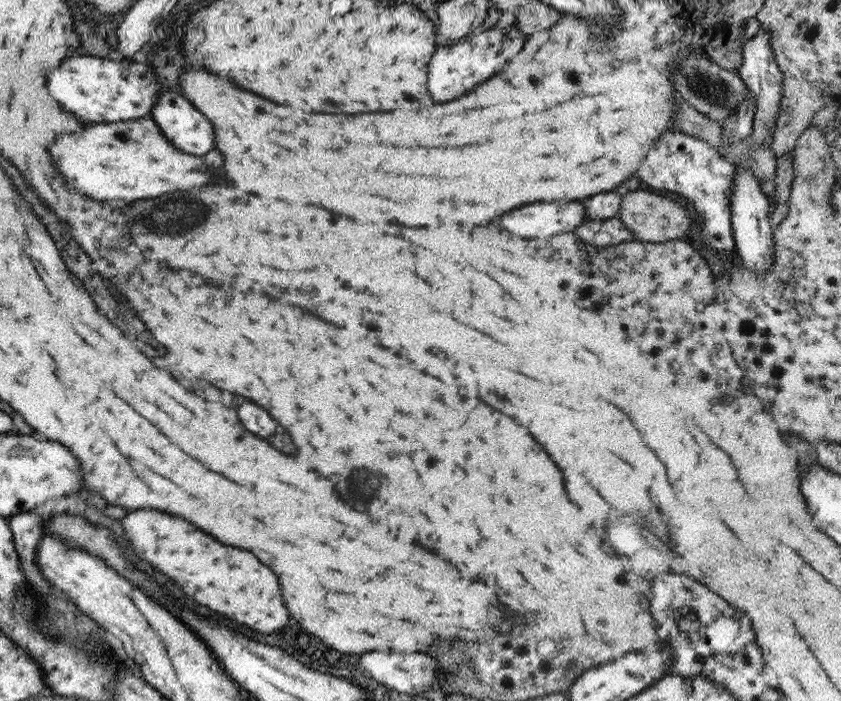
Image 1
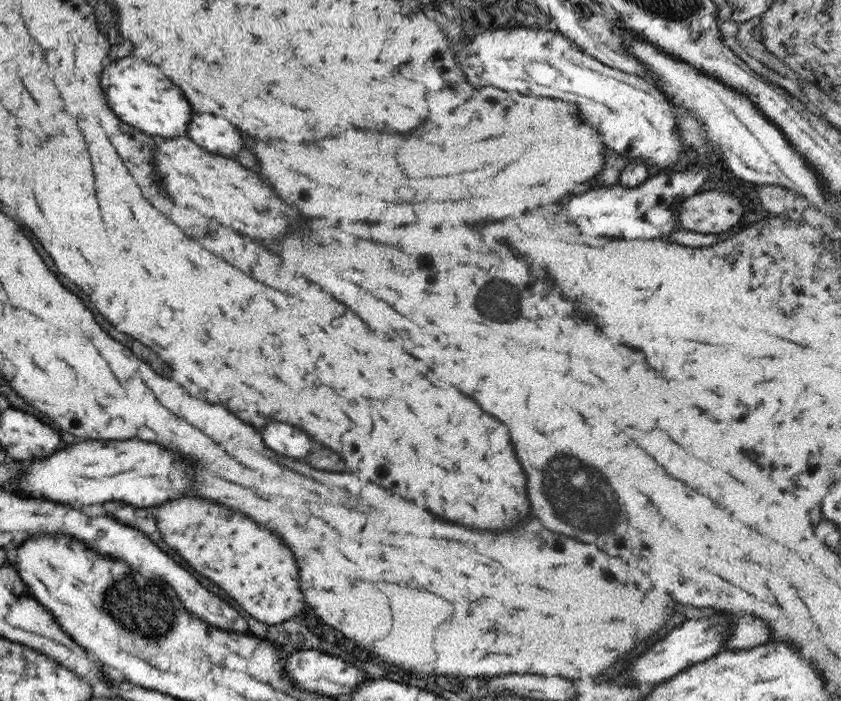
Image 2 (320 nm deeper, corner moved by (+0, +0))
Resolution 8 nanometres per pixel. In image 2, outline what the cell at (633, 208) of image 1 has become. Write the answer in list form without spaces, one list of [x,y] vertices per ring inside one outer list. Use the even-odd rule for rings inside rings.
[[[711,190],[697,192],[677,202],[674,215],[681,230],[718,235],[739,223],[743,208],[735,196]]]

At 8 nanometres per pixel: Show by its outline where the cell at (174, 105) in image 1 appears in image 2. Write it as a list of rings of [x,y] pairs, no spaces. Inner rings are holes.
[[[193,114],[187,136],[197,146],[219,156],[235,156],[243,148],[241,134],[227,120],[211,114]]]

